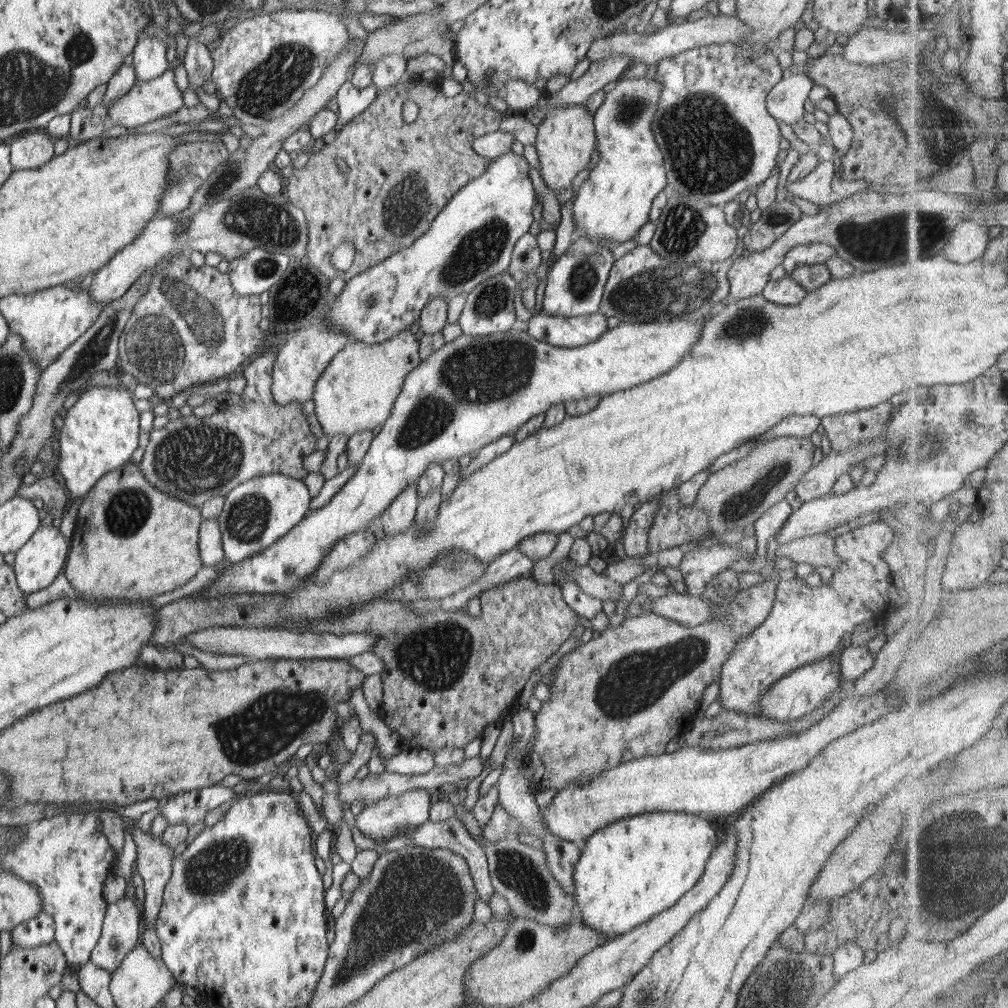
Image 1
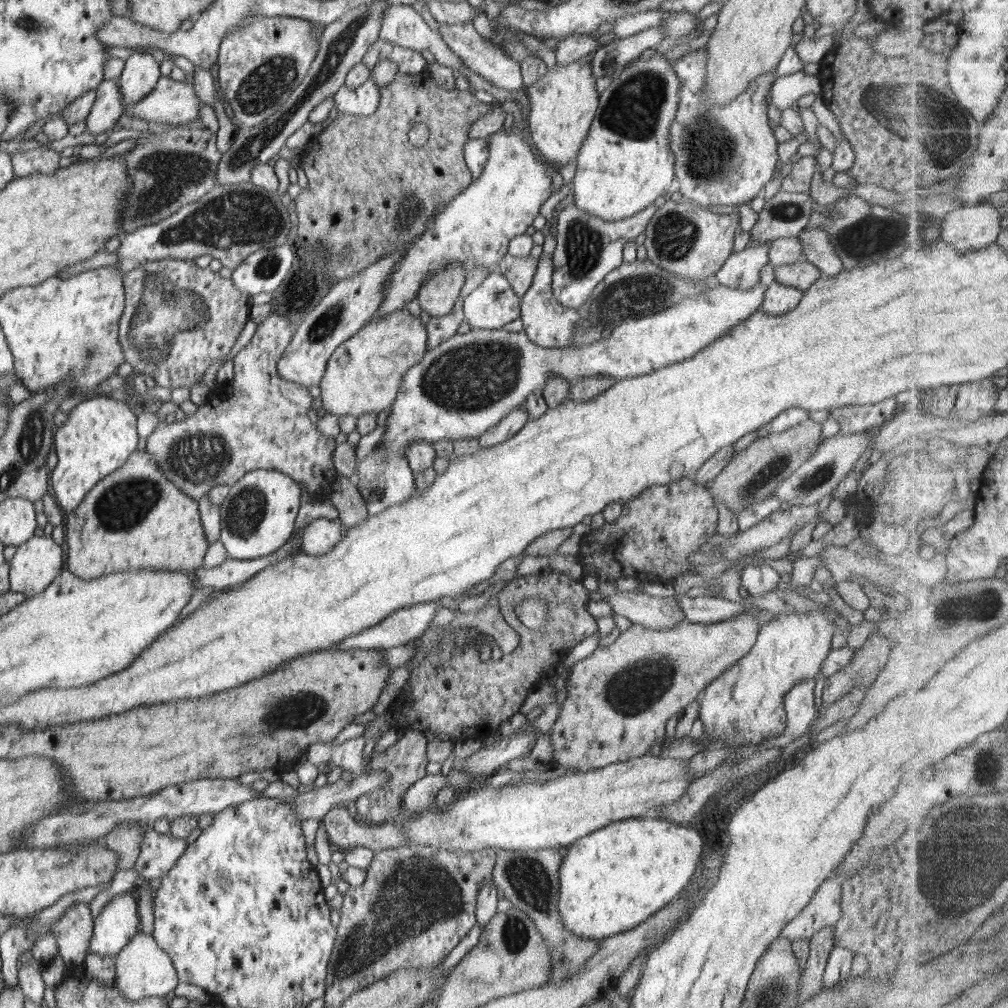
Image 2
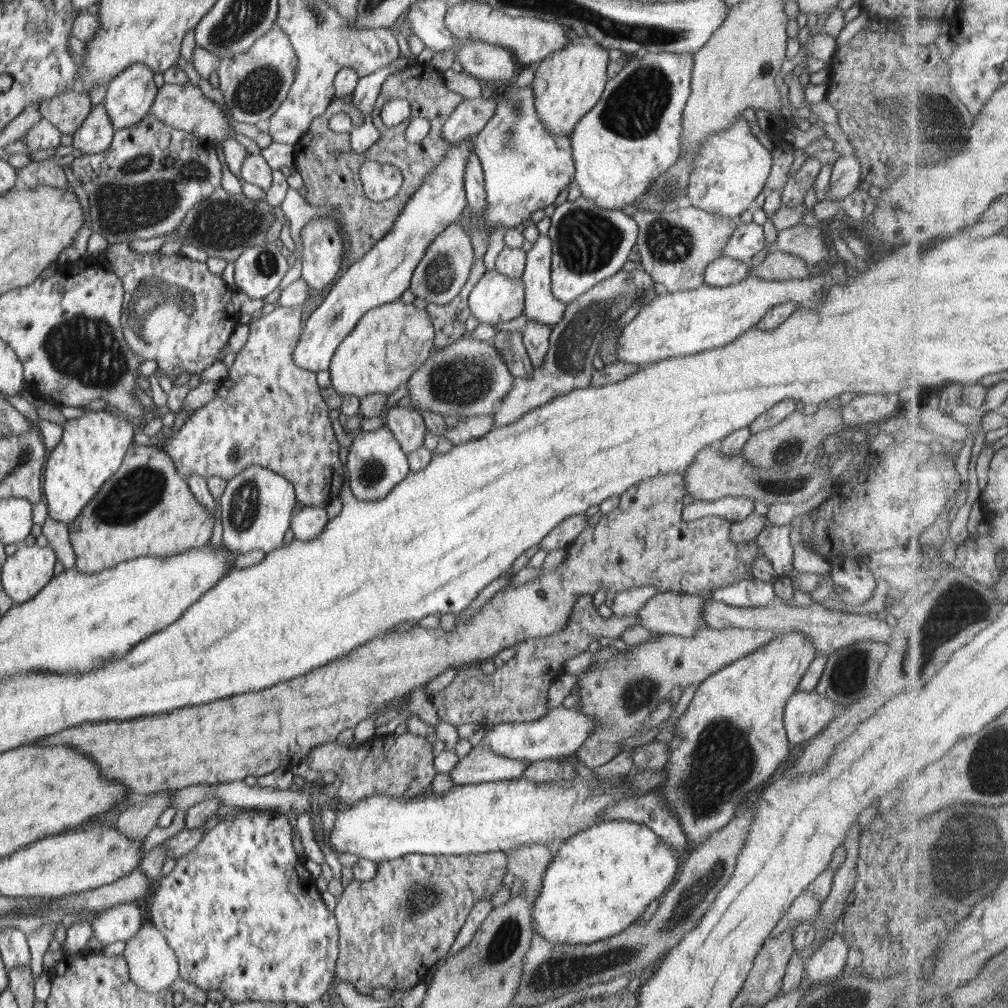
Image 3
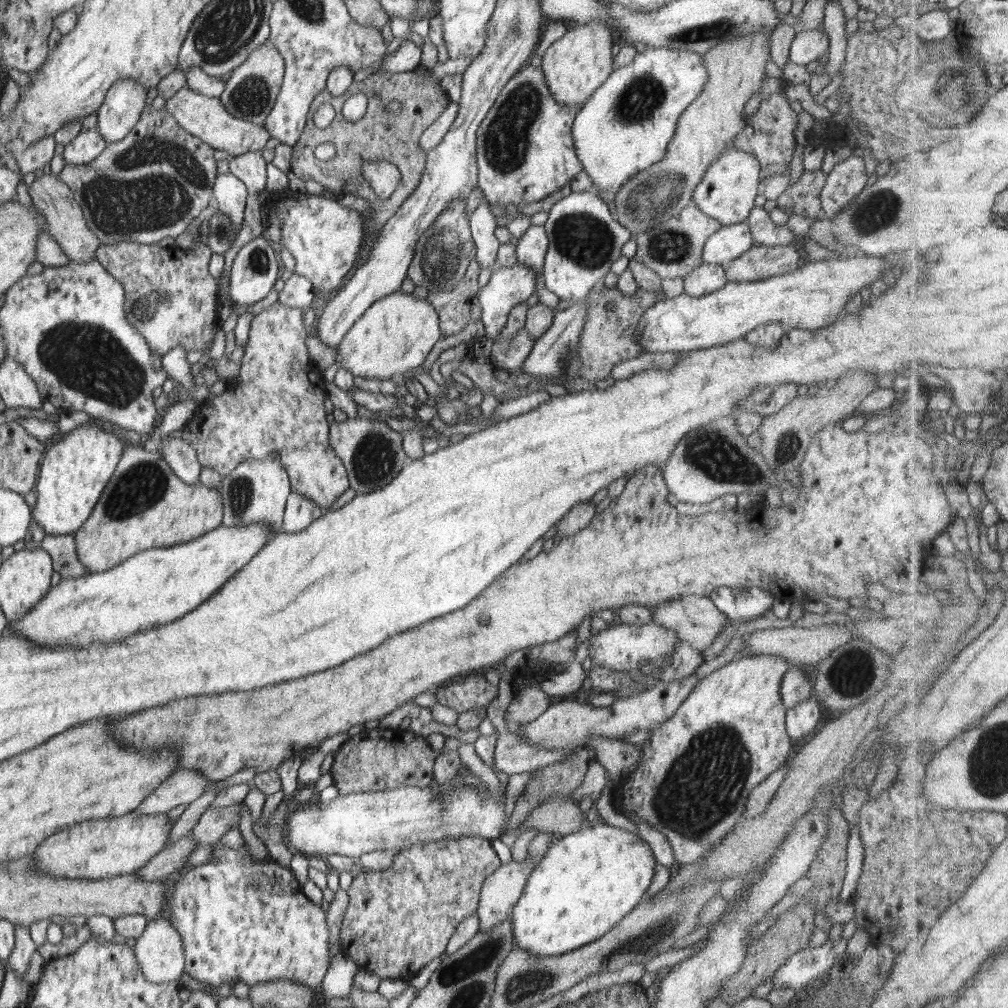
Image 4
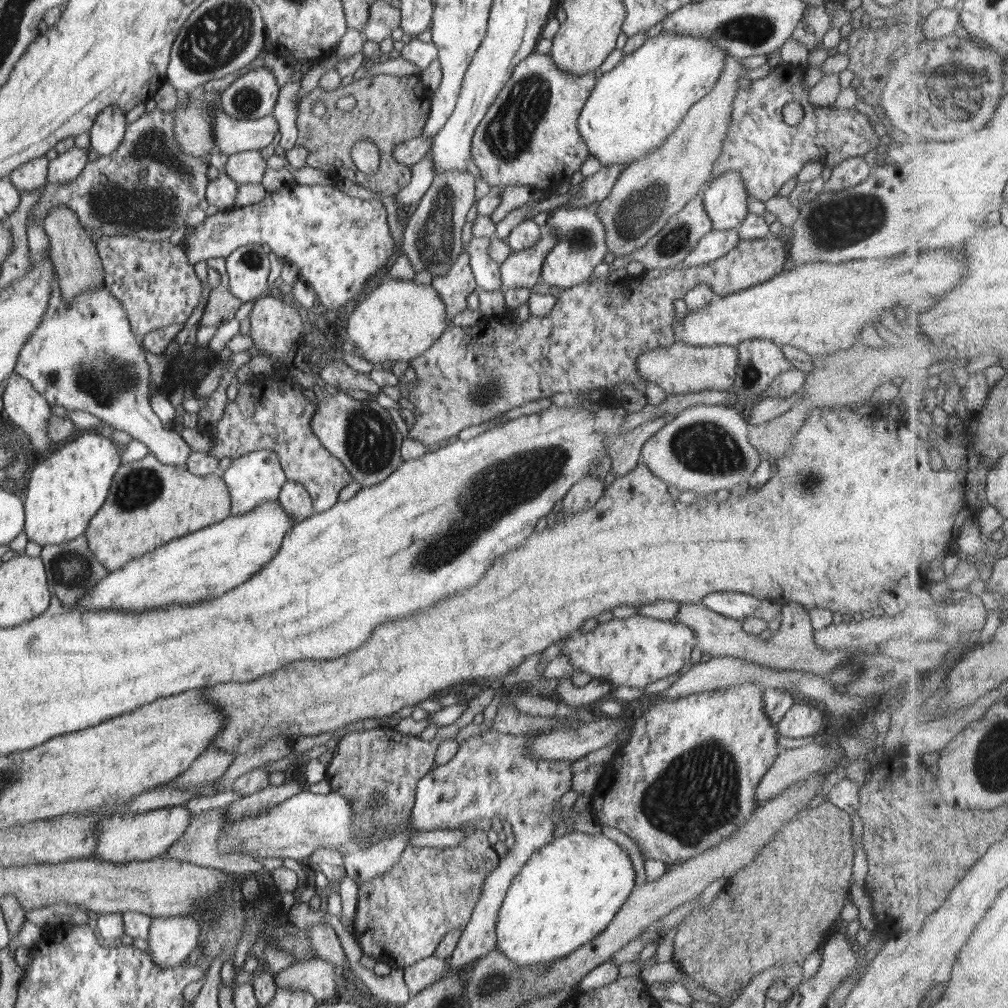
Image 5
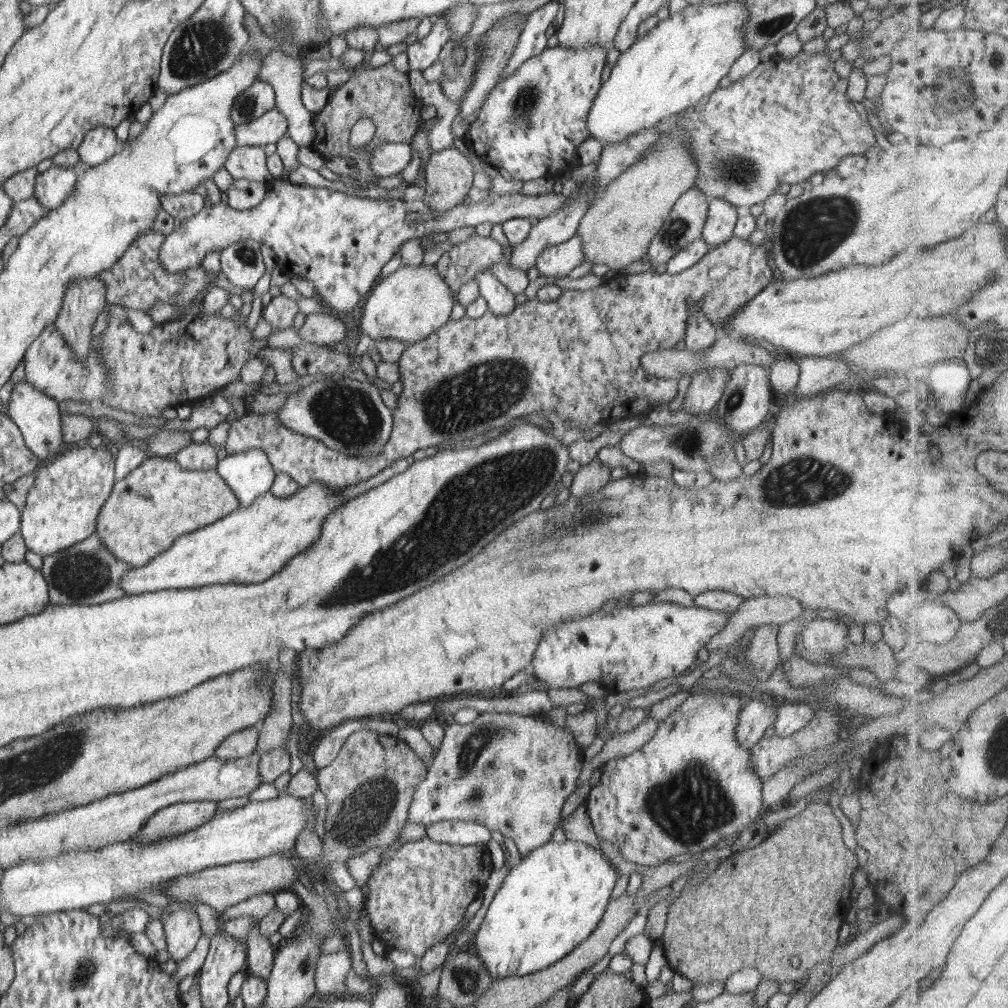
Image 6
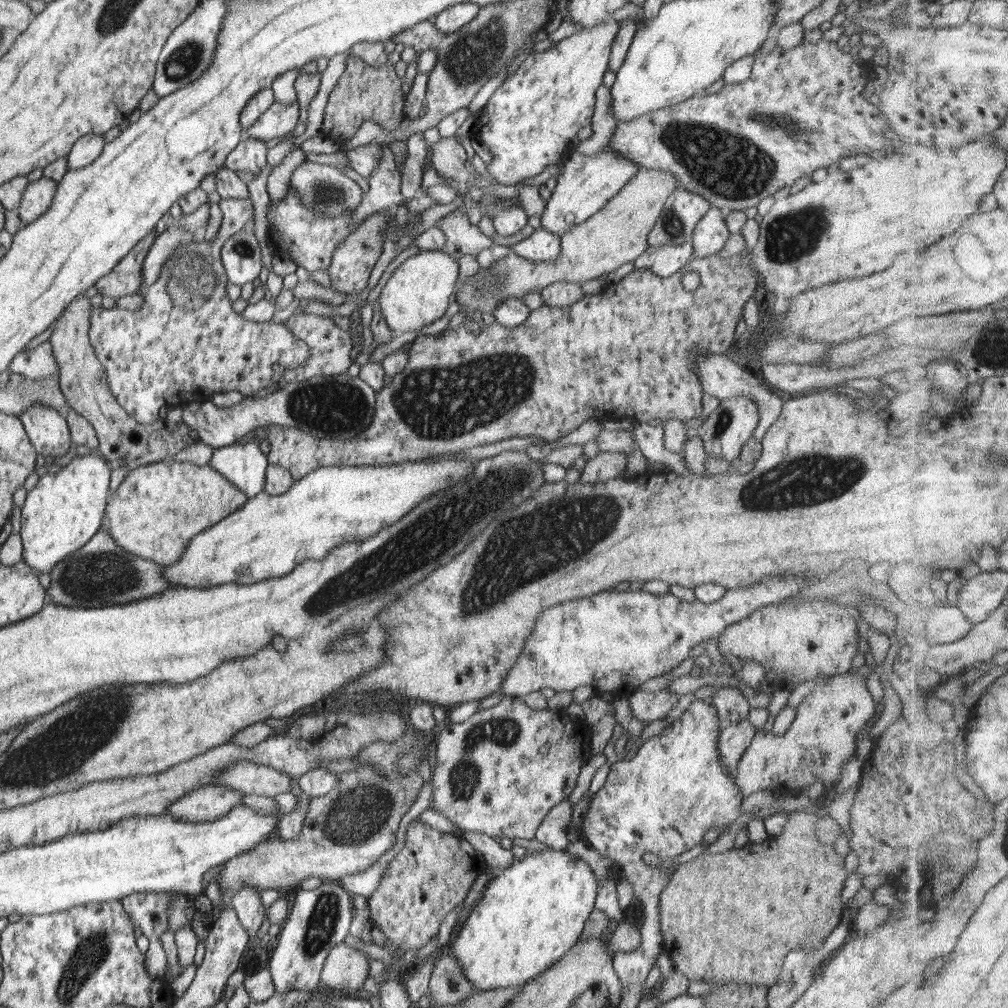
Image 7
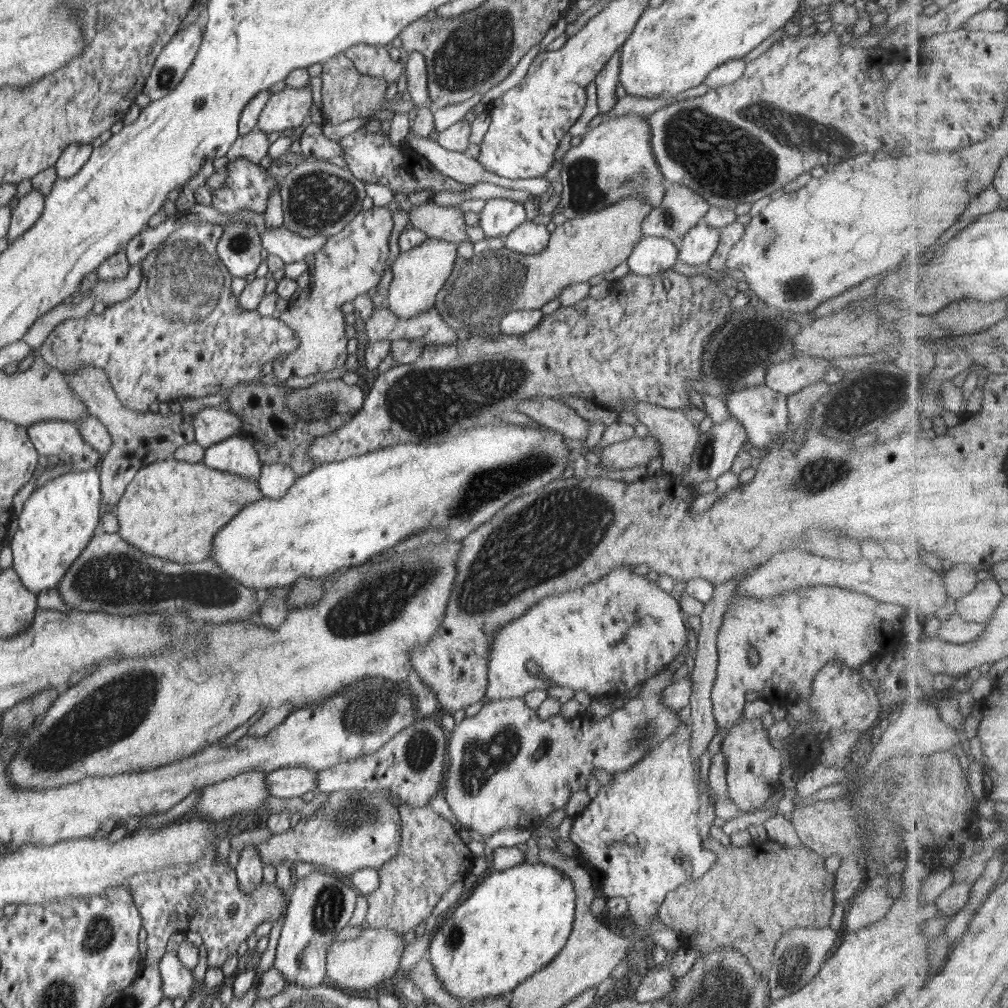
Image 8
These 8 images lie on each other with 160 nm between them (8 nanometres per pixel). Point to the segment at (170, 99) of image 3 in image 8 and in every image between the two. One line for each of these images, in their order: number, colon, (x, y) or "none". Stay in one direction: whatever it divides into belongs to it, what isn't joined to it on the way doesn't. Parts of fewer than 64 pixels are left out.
4: (201, 116)
5: (231, 136)
6: (270, 127)
7: (279, 120)
8: (286, 110)

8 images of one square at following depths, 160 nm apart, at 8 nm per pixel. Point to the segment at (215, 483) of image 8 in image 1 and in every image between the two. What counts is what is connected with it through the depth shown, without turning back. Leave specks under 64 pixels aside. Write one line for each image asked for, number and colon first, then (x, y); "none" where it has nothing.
1: (130, 540)
2: (134, 518)
3: (145, 508)
4: (145, 505)
5: (149, 503)
6: (159, 501)
7: (158, 508)

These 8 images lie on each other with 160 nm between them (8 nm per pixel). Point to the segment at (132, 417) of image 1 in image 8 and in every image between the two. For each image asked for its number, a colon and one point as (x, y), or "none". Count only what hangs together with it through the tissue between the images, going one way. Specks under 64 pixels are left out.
2: (99, 434)
3: (92, 447)
4: (77, 467)
5: (69, 484)
6: (62, 506)
7: (63, 512)
8: (59, 519)

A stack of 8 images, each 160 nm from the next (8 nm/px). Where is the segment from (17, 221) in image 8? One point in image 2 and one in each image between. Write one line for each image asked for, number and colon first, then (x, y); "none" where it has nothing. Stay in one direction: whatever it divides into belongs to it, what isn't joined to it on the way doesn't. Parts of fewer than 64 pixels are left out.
2: (108, 106)
3: (94, 135)
4: (88, 144)
5: (65, 167)
6: (53, 186)
7: (38, 197)

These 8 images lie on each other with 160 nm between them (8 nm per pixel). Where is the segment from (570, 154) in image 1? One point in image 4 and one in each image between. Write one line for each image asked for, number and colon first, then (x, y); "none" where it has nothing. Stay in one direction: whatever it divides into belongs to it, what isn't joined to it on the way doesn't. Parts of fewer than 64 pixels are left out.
2: (564, 101)
3: (566, 86)
4: (574, 66)

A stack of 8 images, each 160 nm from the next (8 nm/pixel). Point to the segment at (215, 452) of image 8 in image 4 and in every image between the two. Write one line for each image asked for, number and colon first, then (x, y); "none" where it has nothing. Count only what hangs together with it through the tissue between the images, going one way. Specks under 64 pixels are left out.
4: (255, 491)
5: (257, 477)
6: (249, 474)
7: (243, 463)

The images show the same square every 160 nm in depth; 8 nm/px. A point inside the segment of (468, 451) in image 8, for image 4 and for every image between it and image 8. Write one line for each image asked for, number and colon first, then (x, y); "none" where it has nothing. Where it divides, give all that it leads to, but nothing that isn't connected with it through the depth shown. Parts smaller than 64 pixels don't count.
4: (157, 586)
5: (205, 564)
6: (248, 546)
7: (270, 535)

